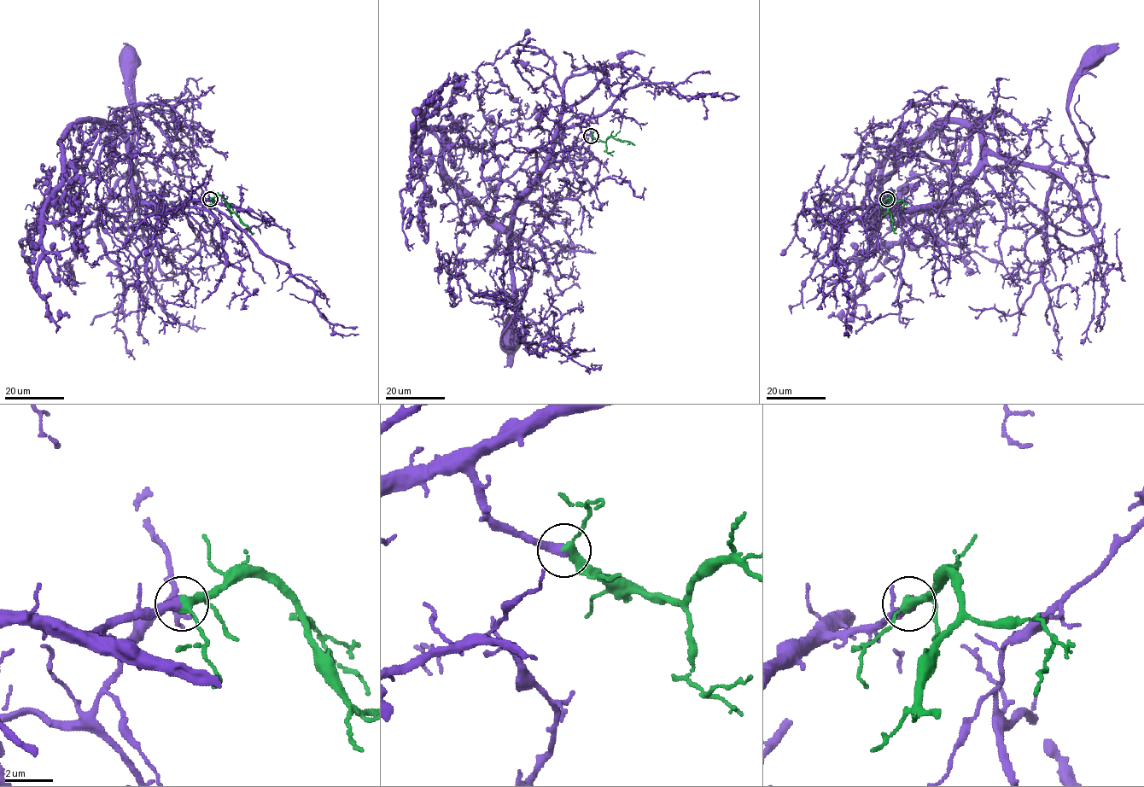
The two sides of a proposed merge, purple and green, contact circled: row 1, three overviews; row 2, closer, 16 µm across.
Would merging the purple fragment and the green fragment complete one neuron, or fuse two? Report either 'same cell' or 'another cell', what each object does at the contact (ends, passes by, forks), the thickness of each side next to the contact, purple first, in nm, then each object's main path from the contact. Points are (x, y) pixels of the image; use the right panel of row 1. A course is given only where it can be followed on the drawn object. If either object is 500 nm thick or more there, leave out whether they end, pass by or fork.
same cell | purple ends | green passes by | 440/360 nm | purple via (886, 199), (877, 202), (930, 208), (989, 165), (1048, 222), (1088, 231), (1099, 201), (1066, 102), (1092, 59) | green via (886, 198), (891, 195), (893, 201), (888, 211), (891, 214), (892, 230), (896, 233)

